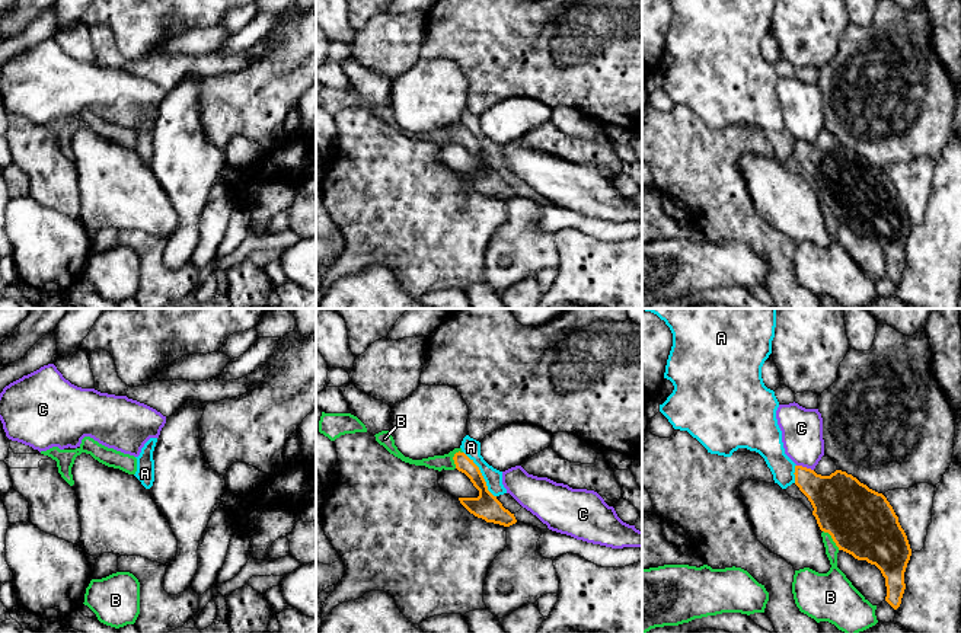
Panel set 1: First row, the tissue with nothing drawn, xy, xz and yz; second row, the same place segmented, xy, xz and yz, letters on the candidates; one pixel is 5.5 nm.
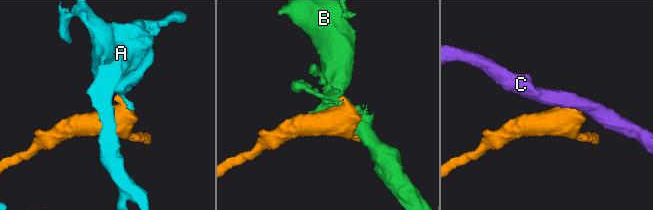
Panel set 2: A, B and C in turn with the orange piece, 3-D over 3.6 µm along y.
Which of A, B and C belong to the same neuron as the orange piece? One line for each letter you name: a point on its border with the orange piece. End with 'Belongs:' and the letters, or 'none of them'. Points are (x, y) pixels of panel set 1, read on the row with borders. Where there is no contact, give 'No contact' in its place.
Belongs: none of them

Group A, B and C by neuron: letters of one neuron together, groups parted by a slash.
A / B / C

